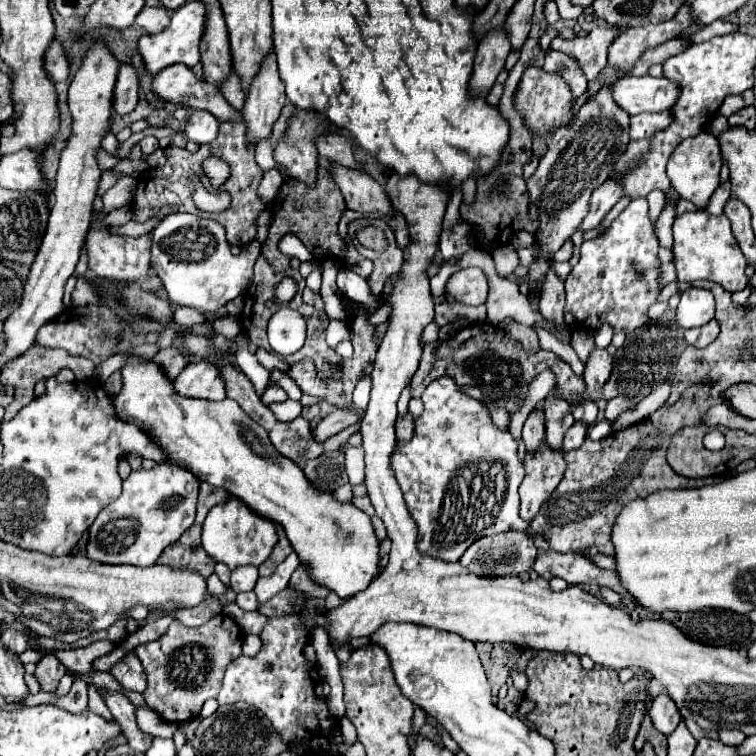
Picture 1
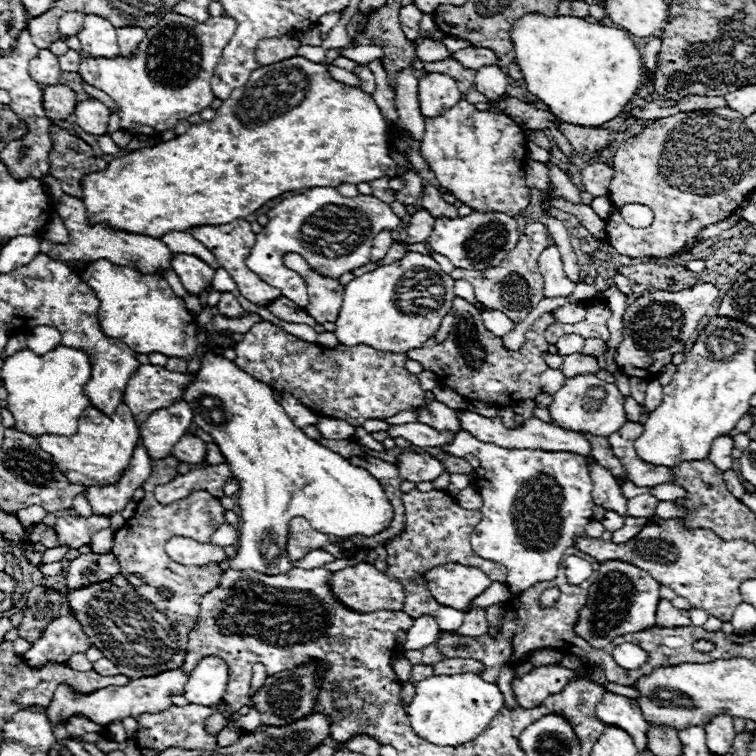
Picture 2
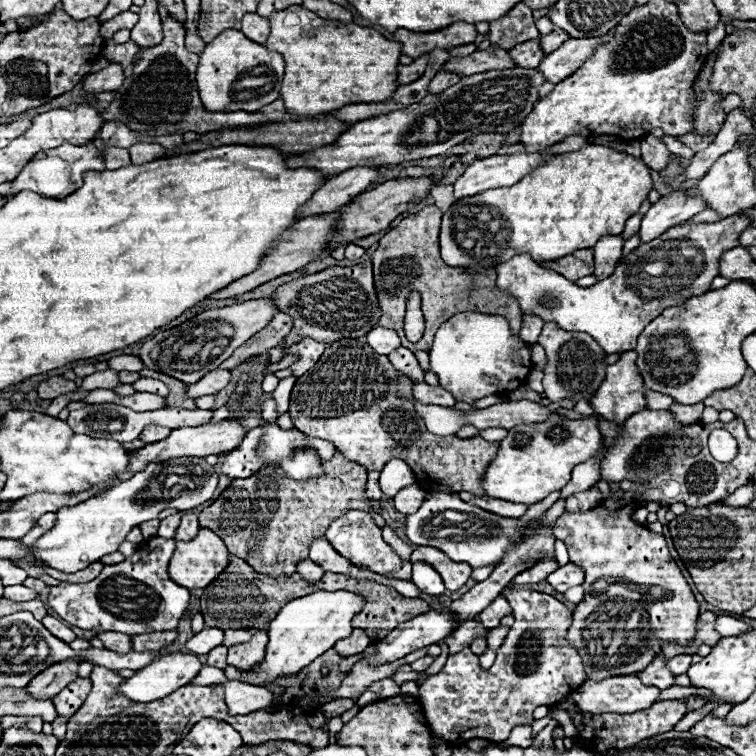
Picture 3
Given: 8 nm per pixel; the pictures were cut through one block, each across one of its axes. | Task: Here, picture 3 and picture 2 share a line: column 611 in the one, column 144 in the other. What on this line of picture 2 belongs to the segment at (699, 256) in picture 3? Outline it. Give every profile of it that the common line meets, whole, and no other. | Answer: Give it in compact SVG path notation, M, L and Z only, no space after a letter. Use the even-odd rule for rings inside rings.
M104 258L90 262L80 276L90 284L100 300L98 322L106 336L126 342L130 348L134 348L134 352L140 354L160 352L188 360L196 354L198 326L186 310L184 300L172 292L162 276L140 274L134 268L116 266Z

